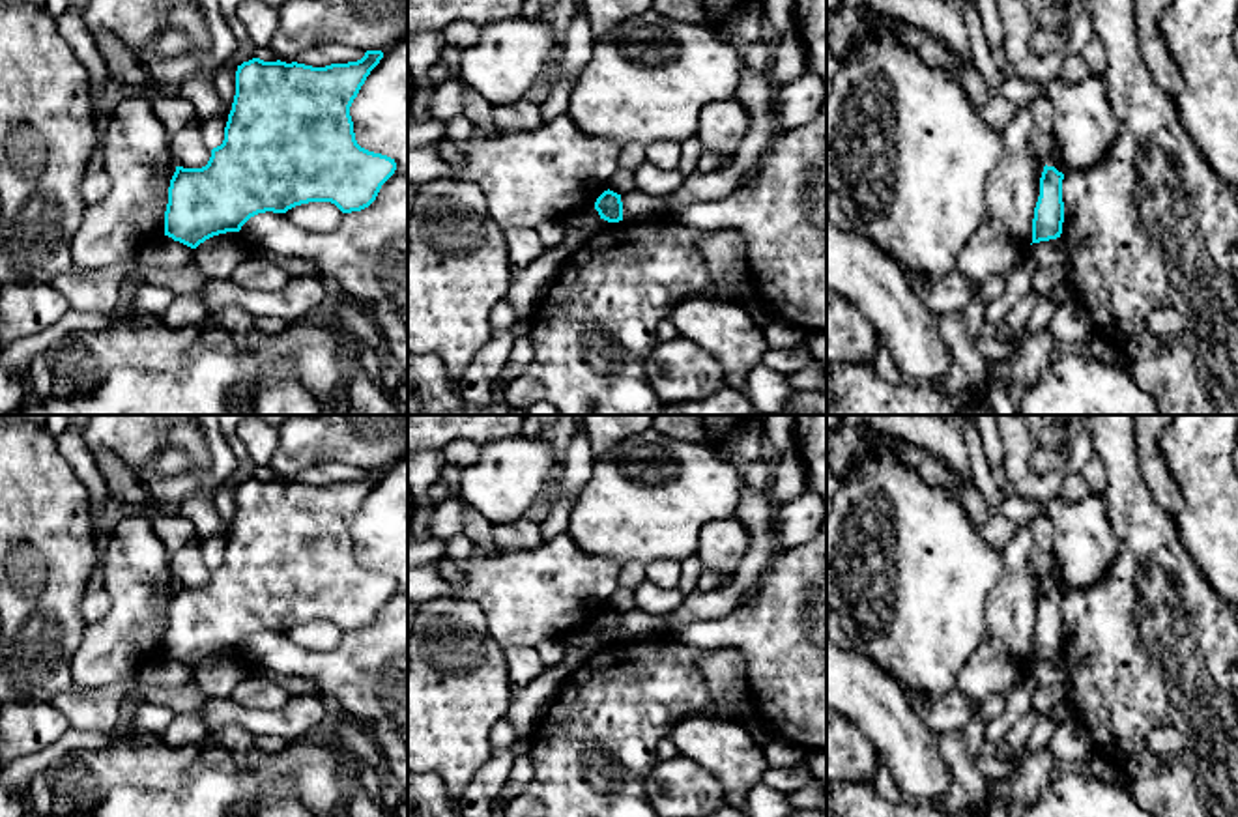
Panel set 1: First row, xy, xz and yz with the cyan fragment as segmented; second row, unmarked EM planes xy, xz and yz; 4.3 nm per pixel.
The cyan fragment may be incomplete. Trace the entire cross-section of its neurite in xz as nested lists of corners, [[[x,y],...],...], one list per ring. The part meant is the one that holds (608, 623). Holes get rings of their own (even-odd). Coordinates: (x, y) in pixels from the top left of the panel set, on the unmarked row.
[[[604,609],[597,621],[595,621],[595,628],[598,630],[600,638],[608,639],[608,641],[619,641],[623,639],[623,621],[621,621],[621,613],[613,611],[613,609]]]

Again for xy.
[[[367,469],[357,480],[325,486],[260,477],[238,484],[224,559],[211,568],[206,585],[176,585],[165,654],[196,667],[213,654],[239,651],[251,636],[266,630],[286,632],[309,621],[331,621],[342,632],[368,626],[396,581],[357,563],[350,525],[381,477],[381,469]]]

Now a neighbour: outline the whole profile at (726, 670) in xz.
[[[707,649],[701,658],[701,669],[716,707],[735,709],[750,695],[750,690],[742,688],[742,684],[748,681],[748,664],[741,649]]]

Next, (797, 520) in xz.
[[[808,486],[797,497],[776,507],[774,540],[778,553],[806,544],[819,531],[823,512],[821,497]]]

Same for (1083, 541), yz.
[[[1057,494],[1044,512],[1053,523],[1053,557],[1070,591],[1094,587],[1118,553],[1103,495],[1066,501]]]

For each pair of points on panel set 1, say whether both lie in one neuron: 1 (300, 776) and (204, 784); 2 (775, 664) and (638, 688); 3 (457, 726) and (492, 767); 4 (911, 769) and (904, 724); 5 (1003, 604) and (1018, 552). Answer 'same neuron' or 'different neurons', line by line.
1: same neuron
2: different neurons
3: different neurons
4: same neuron
5: same neuron

